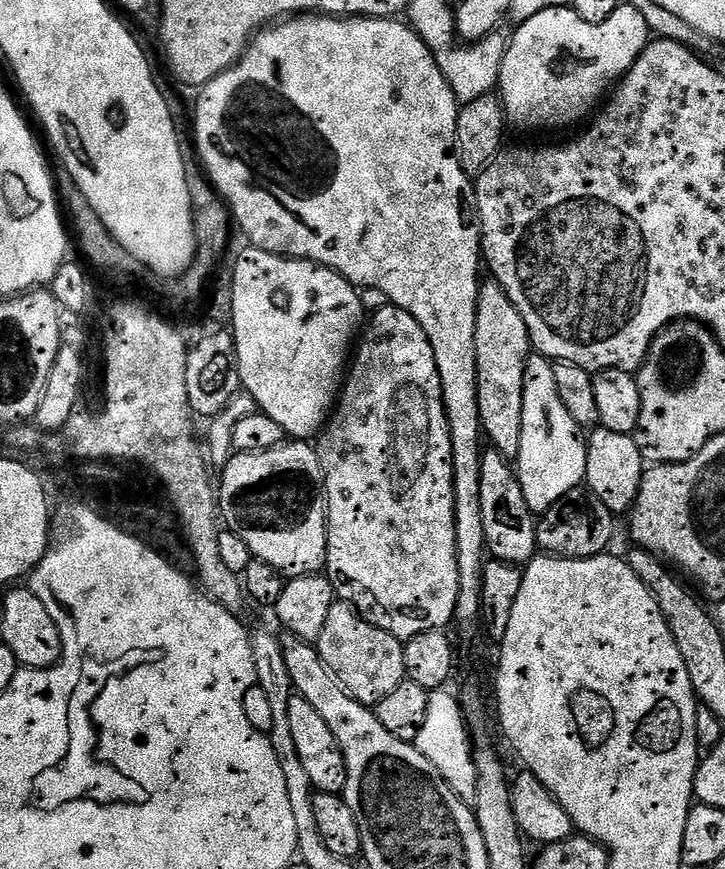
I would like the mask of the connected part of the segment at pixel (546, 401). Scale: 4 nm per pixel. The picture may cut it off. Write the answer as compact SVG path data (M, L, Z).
M539 354L529 355L524 375L522 390L522 446L514 457L514 467L520 478L522 494L526 494L526 502L530 510L543 514L550 510L563 496L577 491L584 484L586 474L586 450L588 445L582 435L582 429L574 418L570 418L566 406L562 406L562 398L558 398L558 386L555 385L553 361Z

